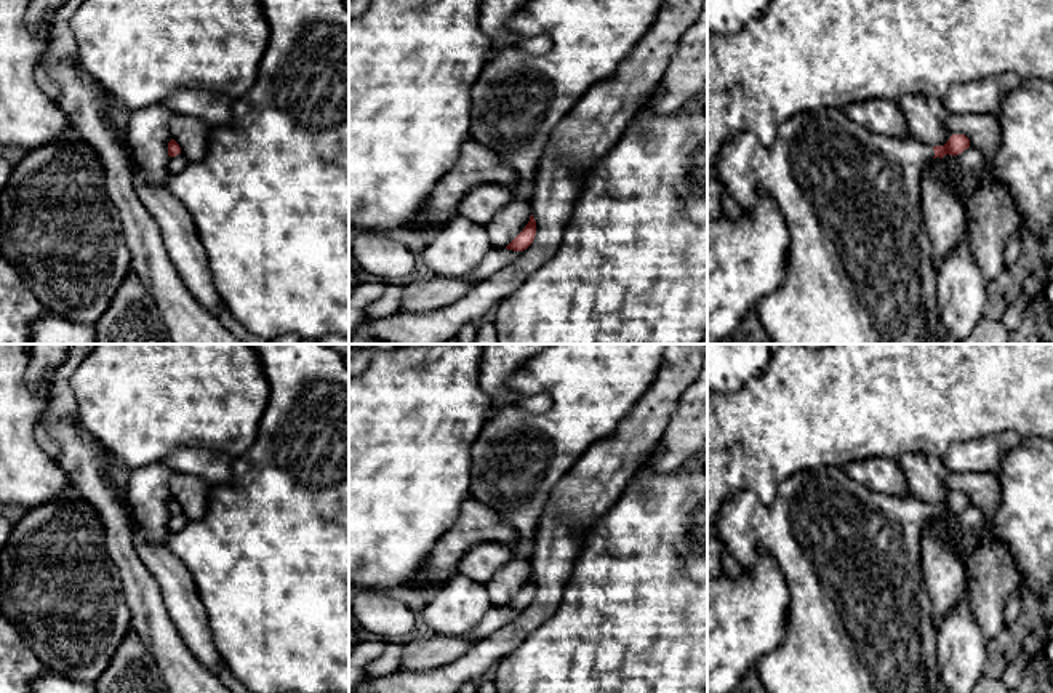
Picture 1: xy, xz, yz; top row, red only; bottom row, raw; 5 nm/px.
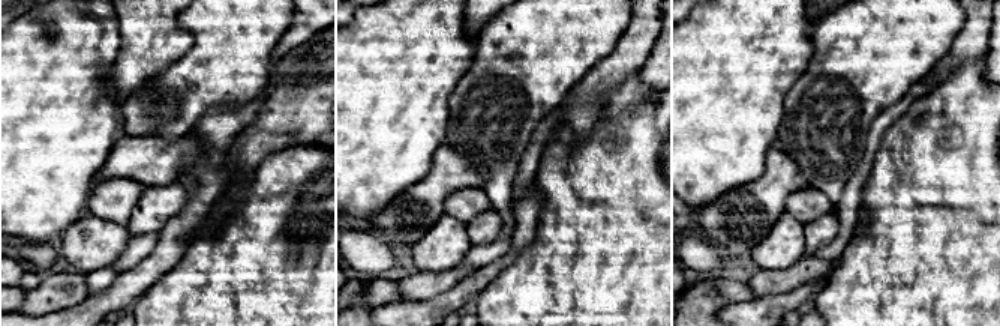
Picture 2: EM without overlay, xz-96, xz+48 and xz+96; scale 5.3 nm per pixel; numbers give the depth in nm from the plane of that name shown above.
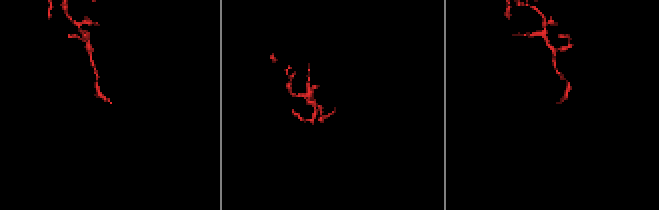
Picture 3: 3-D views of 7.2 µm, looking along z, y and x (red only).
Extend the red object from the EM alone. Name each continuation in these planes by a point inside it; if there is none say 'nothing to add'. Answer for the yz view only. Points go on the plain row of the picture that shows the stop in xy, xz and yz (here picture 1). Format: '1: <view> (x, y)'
1: yz (860, 620)

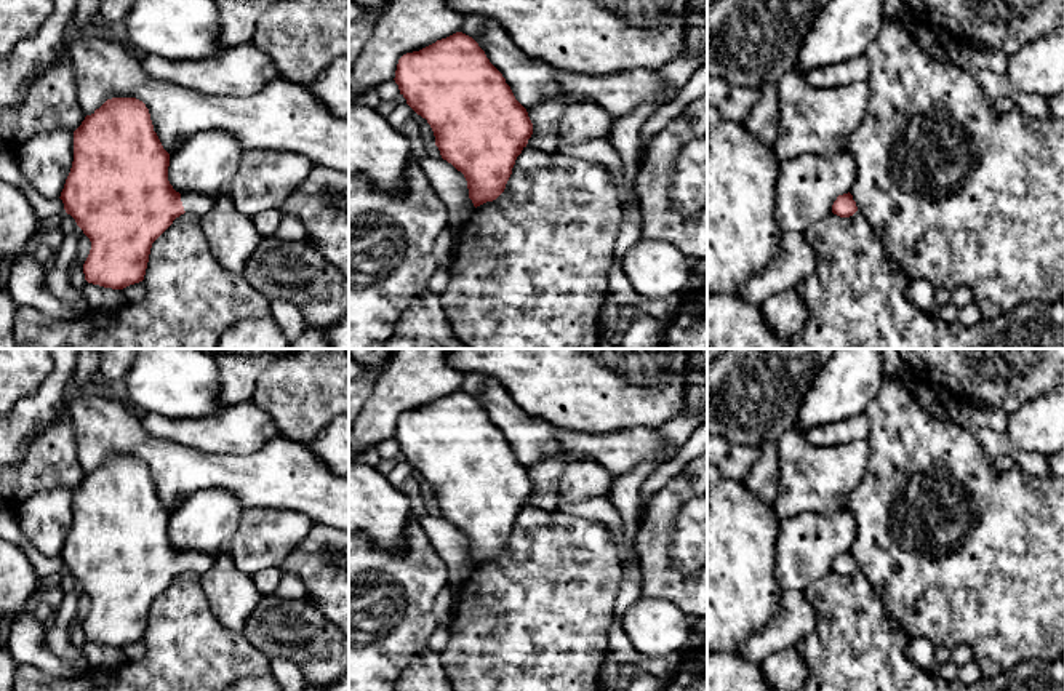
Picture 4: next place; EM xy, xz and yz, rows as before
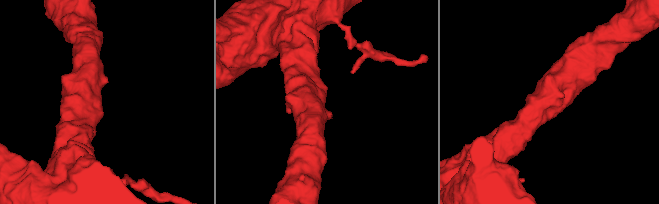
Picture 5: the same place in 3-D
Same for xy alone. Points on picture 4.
1: xy (200, 563)

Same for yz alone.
nothing to add

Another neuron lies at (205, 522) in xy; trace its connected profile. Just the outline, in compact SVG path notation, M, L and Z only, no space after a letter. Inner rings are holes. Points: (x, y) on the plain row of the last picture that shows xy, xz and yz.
M197 491L170 513L168 539L179 552L218 555L235 534L242 512L232 493Z

